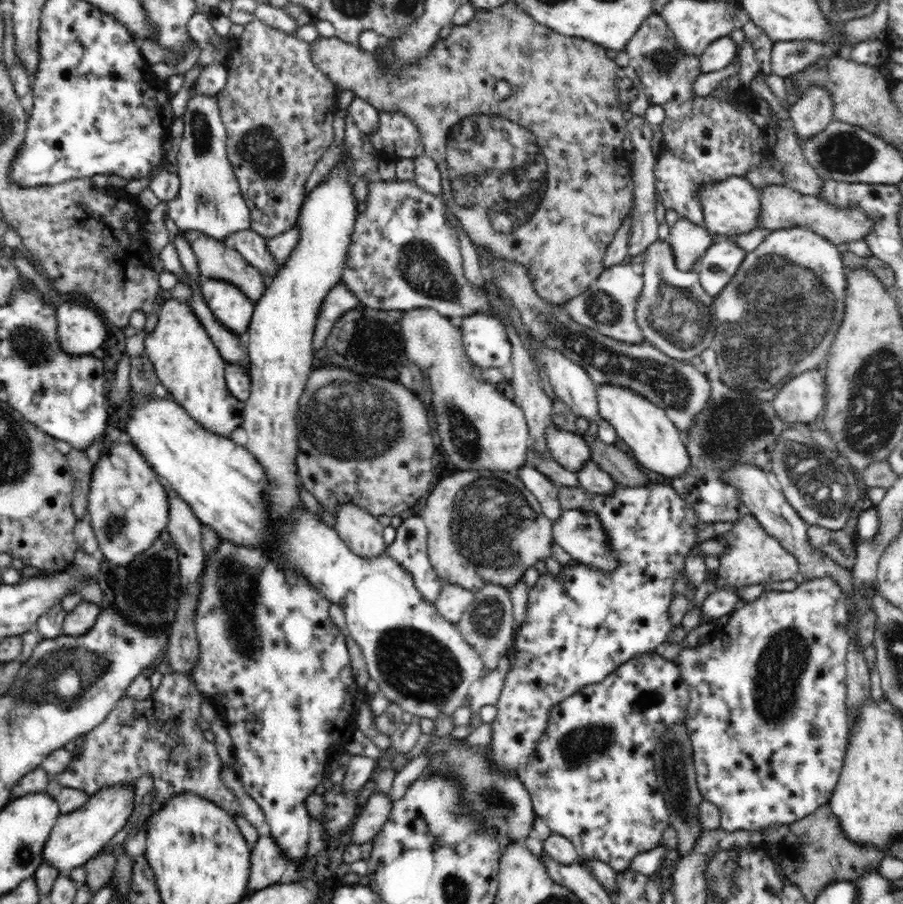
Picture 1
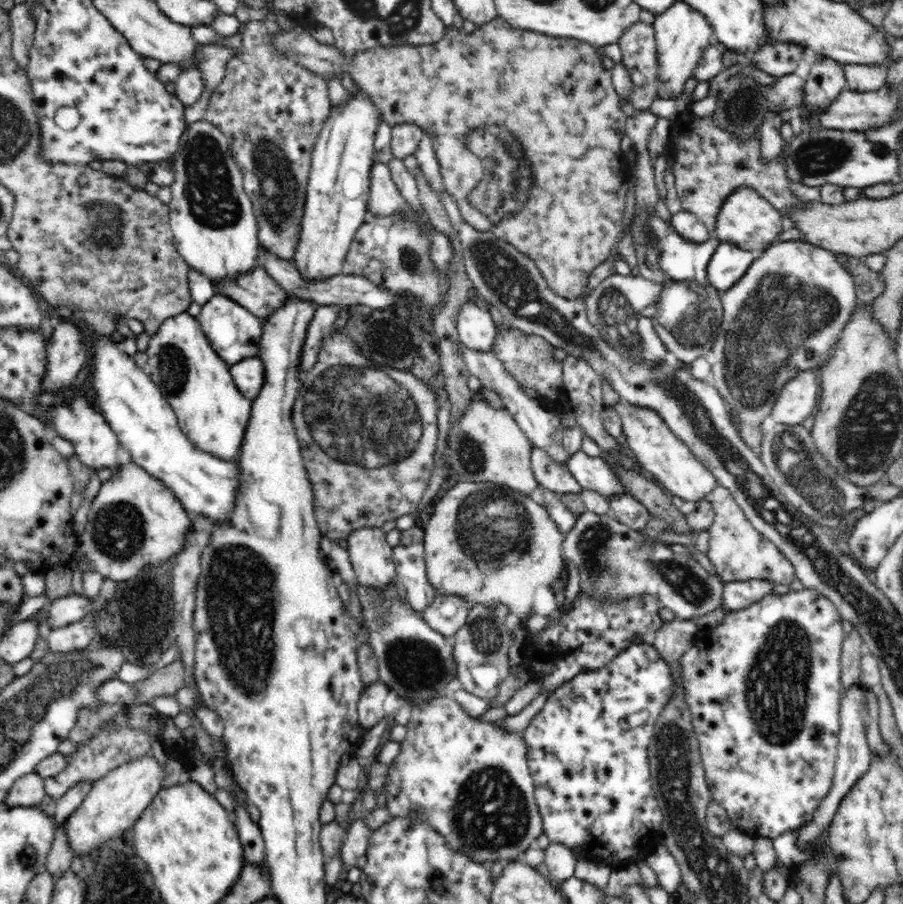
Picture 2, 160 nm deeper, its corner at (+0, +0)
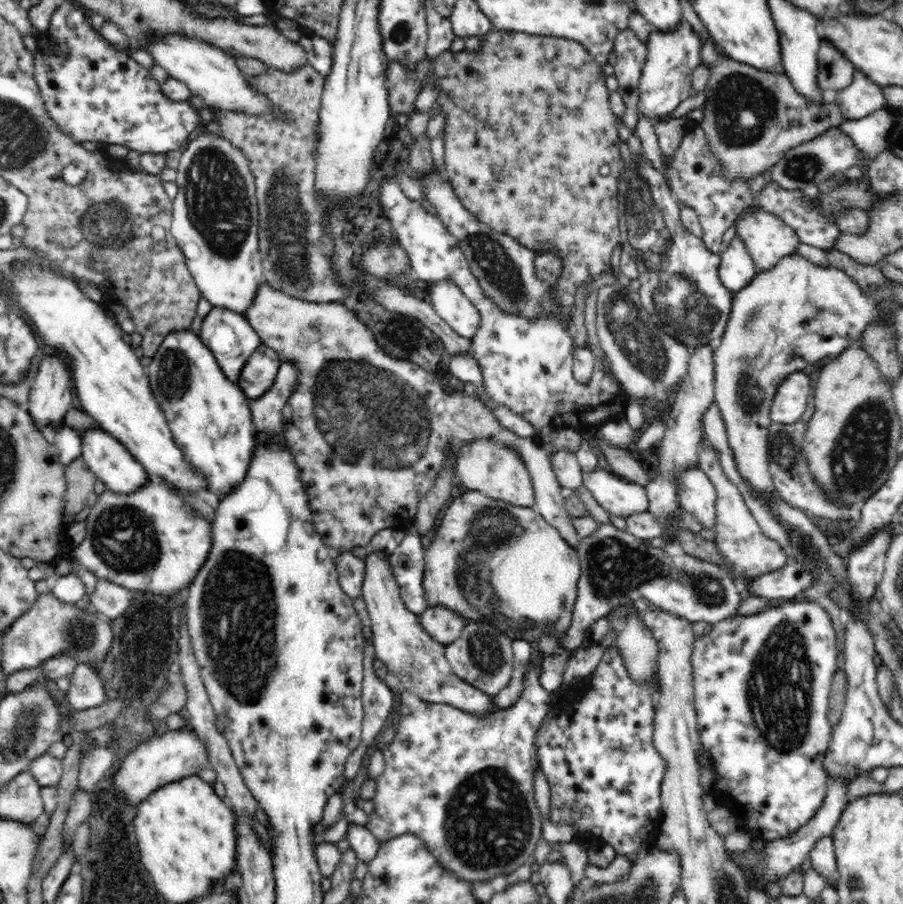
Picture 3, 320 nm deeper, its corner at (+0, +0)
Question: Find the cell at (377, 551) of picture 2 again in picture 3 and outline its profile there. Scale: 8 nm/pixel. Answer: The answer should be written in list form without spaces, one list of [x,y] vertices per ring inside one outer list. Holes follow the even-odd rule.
[[[368,548],[368,554],[364,556],[364,585],[362,586],[362,597],[370,613],[370,623],[372,623],[373,647],[375,648],[375,657],[379,658],[394,676],[398,678],[402,686],[410,694],[415,694],[424,702],[432,704],[449,704],[454,708],[459,708],[462,712],[473,714],[474,716],[486,716],[490,712],[496,712],[500,708],[492,703],[492,695],[488,695],[480,689],[468,684],[467,681],[460,679],[454,674],[452,665],[445,657],[445,645],[440,645],[435,641],[430,633],[419,623],[419,615],[410,612],[406,605],[402,603],[400,589],[391,569],[391,564],[384,559],[384,551],[371,551]]]

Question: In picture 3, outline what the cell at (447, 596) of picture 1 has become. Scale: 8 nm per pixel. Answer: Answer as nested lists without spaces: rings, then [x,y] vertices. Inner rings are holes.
[[[432,606],[419,614],[419,623],[435,641],[447,645],[462,634],[467,620],[449,608]]]

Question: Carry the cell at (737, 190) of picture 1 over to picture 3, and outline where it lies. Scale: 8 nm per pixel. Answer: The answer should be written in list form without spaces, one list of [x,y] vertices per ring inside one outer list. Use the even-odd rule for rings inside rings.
[[[764,209],[752,214],[740,212],[733,224],[737,223],[736,235],[744,241],[745,248],[753,258],[757,272],[764,272],[768,268],[774,268],[780,260],[786,256],[798,255],[798,248],[801,246],[796,231],[792,230],[779,216]]]

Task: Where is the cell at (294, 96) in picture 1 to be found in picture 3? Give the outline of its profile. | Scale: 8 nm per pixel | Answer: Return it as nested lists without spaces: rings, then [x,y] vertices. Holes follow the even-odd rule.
[[[306,63],[294,72],[284,72],[278,68],[266,65],[266,72],[258,76],[246,75],[248,83],[254,89],[264,93],[275,108],[266,115],[254,116],[232,111],[211,109],[216,113],[217,121],[214,125],[221,128],[223,136],[247,157],[250,170],[254,175],[256,185],[256,200],[259,210],[259,245],[263,262],[264,280],[272,288],[294,296],[298,300],[316,303],[343,303],[352,290],[338,282],[338,274],[334,270],[332,257],[334,256],[334,243],[322,225],[322,215],[318,208],[314,190],[314,172],[316,161],[316,136],[319,126],[319,111],[325,78],[311,65]]]

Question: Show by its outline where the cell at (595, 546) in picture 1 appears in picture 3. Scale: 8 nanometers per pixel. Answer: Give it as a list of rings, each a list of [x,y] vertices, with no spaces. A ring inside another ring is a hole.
[[[612,524],[598,525],[597,532],[584,539],[581,538],[575,550],[580,561],[578,599],[572,608],[568,630],[559,639],[559,646],[569,651],[580,648],[582,641],[588,636],[590,626],[599,618],[606,617],[612,608],[633,604],[639,599],[646,599],[658,608],[672,615],[678,615],[690,623],[708,622],[711,625],[736,616],[743,600],[739,585],[719,566],[687,553],[672,557],[664,551],[664,548],[654,547],[650,540],[637,538],[627,531],[620,531]]]

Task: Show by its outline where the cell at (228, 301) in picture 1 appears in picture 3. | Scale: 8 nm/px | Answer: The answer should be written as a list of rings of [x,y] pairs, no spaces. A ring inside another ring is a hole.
[[[212,307],[202,321],[200,338],[216,357],[222,372],[232,382],[238,383],[240,372],[247,363],[248,357],[262,344],[261,338],[247,321],[246,316],[227,308]]]

